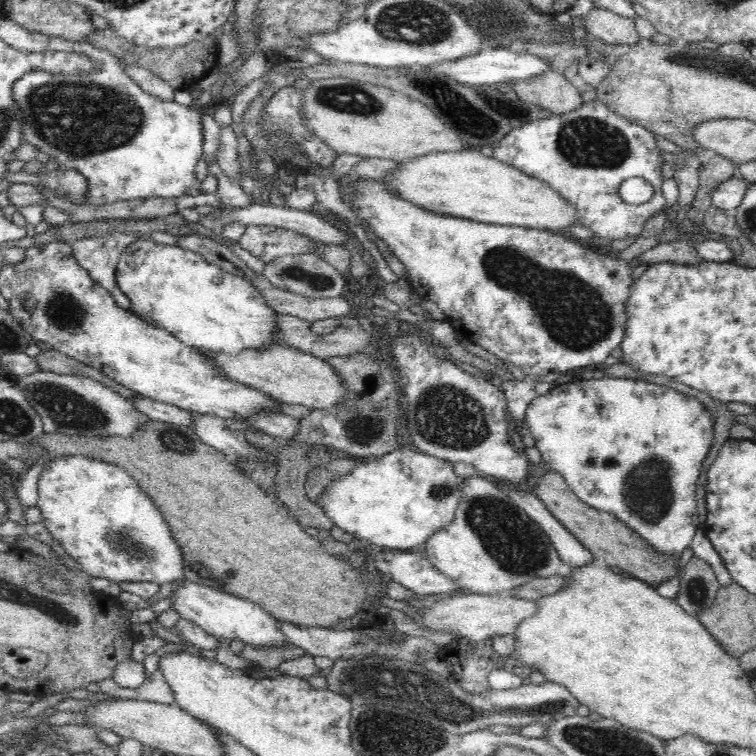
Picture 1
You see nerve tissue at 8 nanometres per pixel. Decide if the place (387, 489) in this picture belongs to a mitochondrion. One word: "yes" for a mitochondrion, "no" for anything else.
no

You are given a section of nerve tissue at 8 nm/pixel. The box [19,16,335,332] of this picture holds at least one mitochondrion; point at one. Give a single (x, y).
(79, 119)

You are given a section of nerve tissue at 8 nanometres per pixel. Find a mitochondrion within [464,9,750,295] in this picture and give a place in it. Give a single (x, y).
(588, 142)

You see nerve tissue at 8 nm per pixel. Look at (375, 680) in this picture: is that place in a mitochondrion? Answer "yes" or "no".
yes

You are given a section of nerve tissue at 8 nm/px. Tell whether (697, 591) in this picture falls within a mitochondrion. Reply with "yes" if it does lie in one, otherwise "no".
yes

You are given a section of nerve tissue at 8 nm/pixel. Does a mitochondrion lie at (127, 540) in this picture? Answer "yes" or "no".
yes

